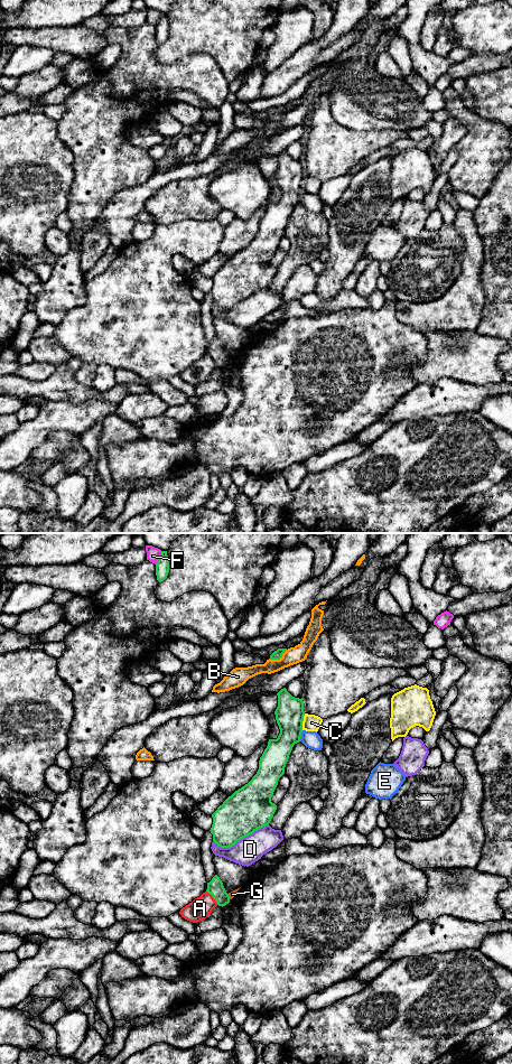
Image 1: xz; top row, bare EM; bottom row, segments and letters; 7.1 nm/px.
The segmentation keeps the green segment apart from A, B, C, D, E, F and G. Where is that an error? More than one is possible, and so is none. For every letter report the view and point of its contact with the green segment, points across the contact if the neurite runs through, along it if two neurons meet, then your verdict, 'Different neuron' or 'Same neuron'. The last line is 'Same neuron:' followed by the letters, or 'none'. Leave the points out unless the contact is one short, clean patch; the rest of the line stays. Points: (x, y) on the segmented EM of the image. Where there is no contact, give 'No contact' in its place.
A: Touches green at xz (213, 897). Different neuron
B: Touches green at xz (278, 659). Different neuron
C: Touches green at xz (303, 720). Boundary: xz (305, 714), (301, 729). Different neuron
D: Touches green at xz (240, 839). Different neuron
E: Touches green at xz (300, 736). Boundary: xz (303, 730), (299, 740). Different neuron
F: Touches green at xz (159, 558). Different neuron
G: Touches green at xz (229, 896). Boundary: xz (227, 894), (230, 898). Different neuron
Same neuron: none

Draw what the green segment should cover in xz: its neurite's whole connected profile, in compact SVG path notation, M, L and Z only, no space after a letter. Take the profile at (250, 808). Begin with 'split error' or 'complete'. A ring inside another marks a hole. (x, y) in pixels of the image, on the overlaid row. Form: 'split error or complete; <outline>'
complete; M286 688L278 693L274 711L280 729L277 739L269 739L252 780L229 796L212 814L211 833L221 848L230 848L241 839L268 825L277 810L271 802L279 778L295 744L300 741L304 721L302 698L292 697Z

